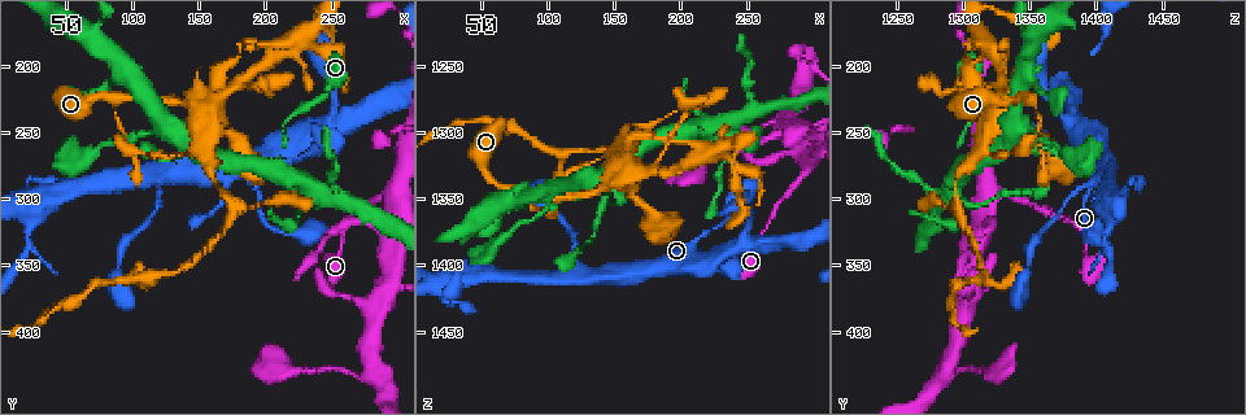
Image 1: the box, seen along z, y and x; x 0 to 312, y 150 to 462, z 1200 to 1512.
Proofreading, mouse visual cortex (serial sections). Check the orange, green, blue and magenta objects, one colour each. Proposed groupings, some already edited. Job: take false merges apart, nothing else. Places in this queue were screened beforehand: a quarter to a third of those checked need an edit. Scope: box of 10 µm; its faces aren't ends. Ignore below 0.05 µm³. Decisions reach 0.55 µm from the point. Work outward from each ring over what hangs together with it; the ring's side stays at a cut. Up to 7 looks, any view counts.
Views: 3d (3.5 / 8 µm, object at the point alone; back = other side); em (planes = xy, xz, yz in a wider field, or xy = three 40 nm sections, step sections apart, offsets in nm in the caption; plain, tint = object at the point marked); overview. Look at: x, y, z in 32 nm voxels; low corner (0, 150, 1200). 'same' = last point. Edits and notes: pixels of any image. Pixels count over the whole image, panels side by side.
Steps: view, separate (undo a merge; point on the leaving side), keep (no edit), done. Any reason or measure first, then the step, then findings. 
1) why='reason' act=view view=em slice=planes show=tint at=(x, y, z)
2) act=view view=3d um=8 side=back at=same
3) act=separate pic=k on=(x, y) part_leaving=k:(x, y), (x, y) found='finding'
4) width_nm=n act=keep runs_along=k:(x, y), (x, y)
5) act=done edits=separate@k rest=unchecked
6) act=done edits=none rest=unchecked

act=view view=3d um=3.5 at=(290, 296, 1336)

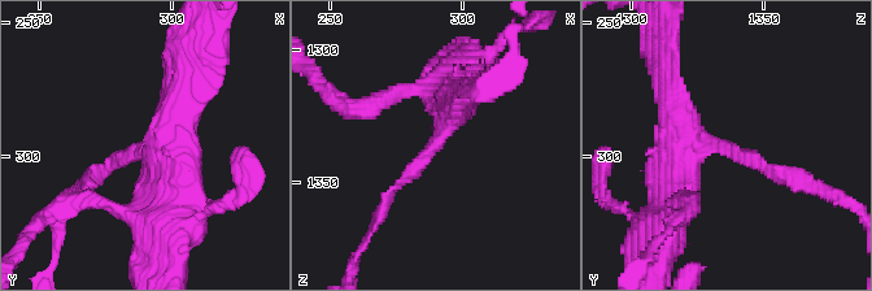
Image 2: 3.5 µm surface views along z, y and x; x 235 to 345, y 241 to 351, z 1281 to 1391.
arms=3 arm_widths_nm=100,400,450 why='now the EM' act=view view=em slice=xy step=2 show=tint at=(291, 297, 1336)

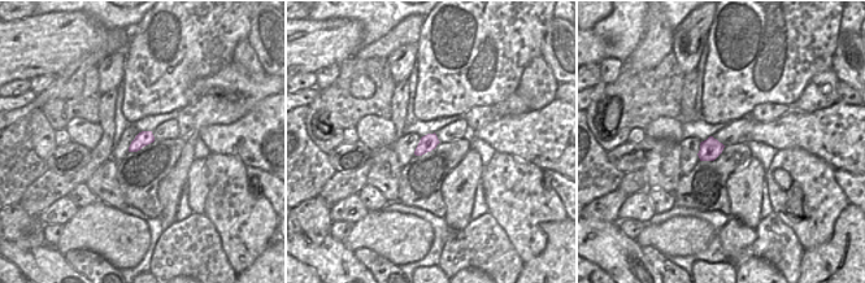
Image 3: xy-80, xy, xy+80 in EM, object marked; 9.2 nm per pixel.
act=keep runs_along=2:(384, 204), (444, 134), (456, 94) found='all the same cell'

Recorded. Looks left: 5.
why='two arms in line, one across' act=view view=3d um=8 side=back at=(208, 272, 1296)

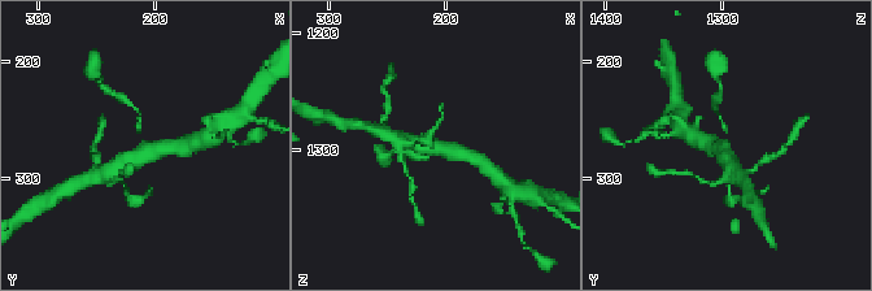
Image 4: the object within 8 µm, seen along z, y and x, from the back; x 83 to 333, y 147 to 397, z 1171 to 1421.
why='zoom in' act=view view=3d um=3.5 at=same

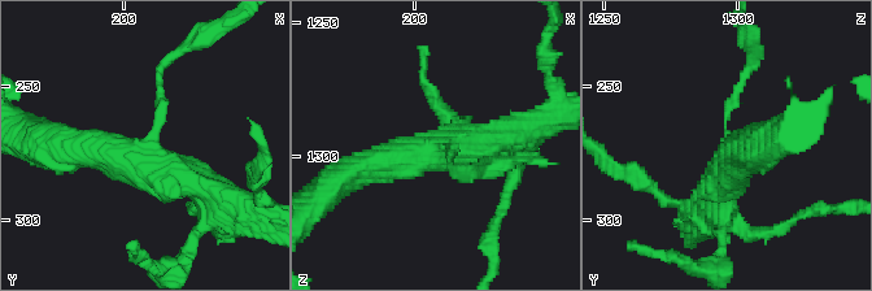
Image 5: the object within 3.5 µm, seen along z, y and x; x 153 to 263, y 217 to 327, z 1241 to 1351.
act=view view=em slice=xy step=5 show=tint at=(206, 273, 1298)

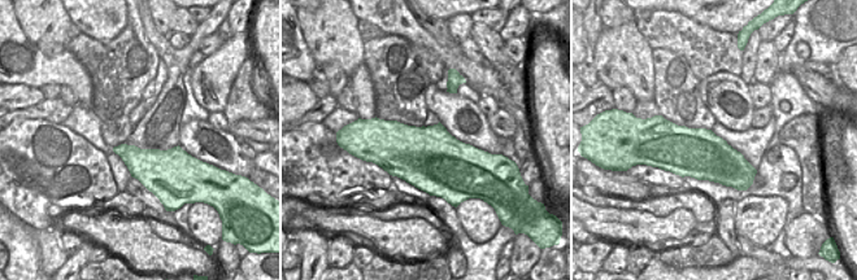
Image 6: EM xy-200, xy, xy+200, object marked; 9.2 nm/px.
act=keep runs_along=5:(160, 74), (156, 134), (133, 157), (60, 150) found='one cell here'

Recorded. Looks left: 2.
why='three arms meet' act=view view=3d um=3.5 side=back at=(84, 226, 1348)

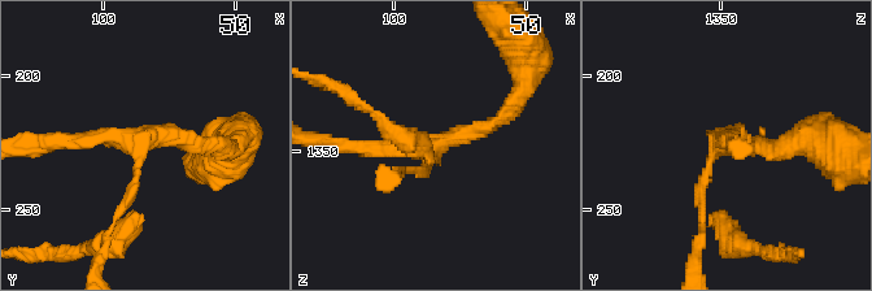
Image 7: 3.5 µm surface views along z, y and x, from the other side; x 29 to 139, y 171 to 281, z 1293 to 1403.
arms=3 arm_widths_nm=150,200,200 why='need the tissue' act=view view=em slice=xy step=5 show=tint at=same

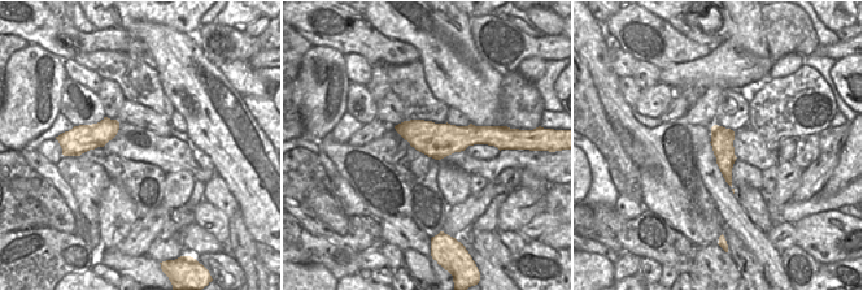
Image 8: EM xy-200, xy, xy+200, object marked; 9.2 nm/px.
act=separate pic=7 on=(401, 170) part_leaving=7:(426, 169), (386, 176) found='a second cell is stuck on'

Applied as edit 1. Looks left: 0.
act=done edits=separate@7 rest=unchecked

